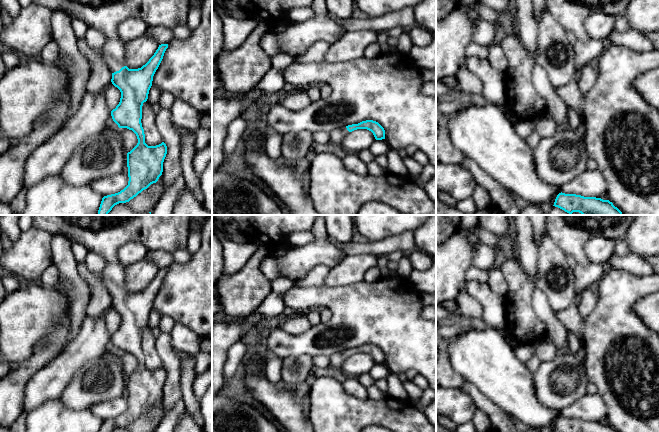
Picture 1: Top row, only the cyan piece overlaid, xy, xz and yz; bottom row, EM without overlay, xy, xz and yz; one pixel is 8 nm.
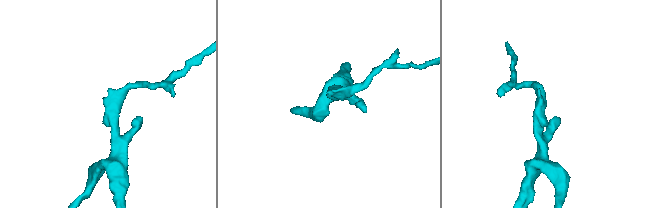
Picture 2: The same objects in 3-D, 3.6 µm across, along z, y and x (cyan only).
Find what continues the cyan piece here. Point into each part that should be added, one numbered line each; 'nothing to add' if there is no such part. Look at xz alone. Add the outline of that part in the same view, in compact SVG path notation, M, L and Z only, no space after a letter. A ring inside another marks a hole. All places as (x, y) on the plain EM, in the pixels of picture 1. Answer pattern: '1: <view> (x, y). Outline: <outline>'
1: xz (336, 360). Outline: M346 350L335 353L331 356L329 356L330 359L330 364L329 364L329 368L335 370L335 371L339 371L341 365L344 363L344 361L349 357L349 355L347 354Z

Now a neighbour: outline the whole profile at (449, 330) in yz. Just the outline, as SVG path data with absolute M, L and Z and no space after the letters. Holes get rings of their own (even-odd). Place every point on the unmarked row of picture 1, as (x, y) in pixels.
M443 322L437 329L436 332L444 337L444 338L449 338L453 339L460 334L467 332L469 330L474 329L473 327L464 327L460 324L457 323L451 323L451 322Z

